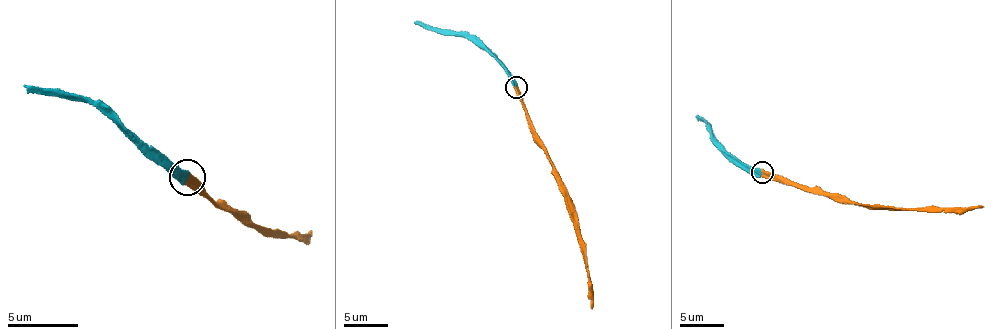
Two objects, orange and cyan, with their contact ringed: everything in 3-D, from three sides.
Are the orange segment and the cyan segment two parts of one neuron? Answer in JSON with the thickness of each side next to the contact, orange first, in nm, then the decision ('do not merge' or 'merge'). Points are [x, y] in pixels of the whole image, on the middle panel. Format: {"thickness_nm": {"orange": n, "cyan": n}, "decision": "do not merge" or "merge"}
{"thickness_nm": {"orange": 400, "cyan": 360}, "decision": "merge"}

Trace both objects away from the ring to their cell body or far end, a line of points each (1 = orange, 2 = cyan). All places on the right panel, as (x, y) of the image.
1: (762, 173), (820, 188), (831, 197), (873, 208), (983, 206)
2: (760, 173), (747, 173), (696, 115)

